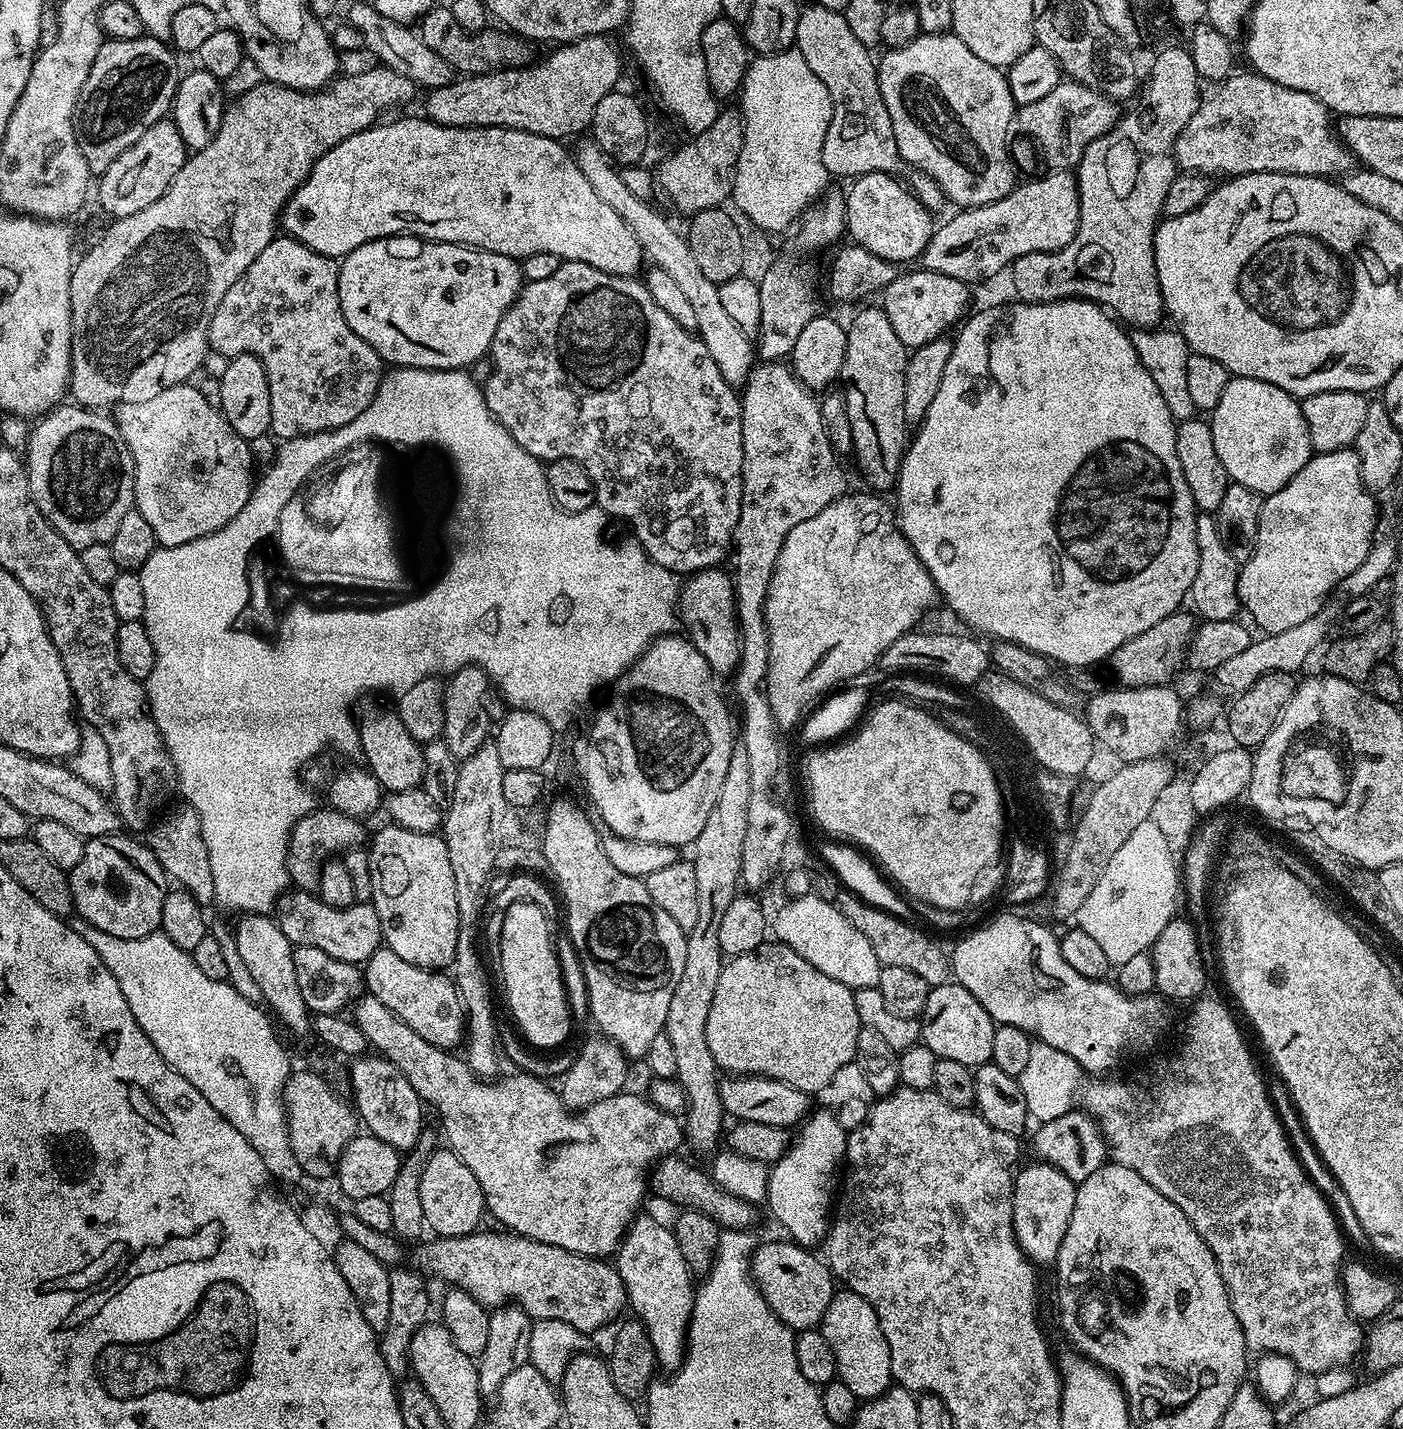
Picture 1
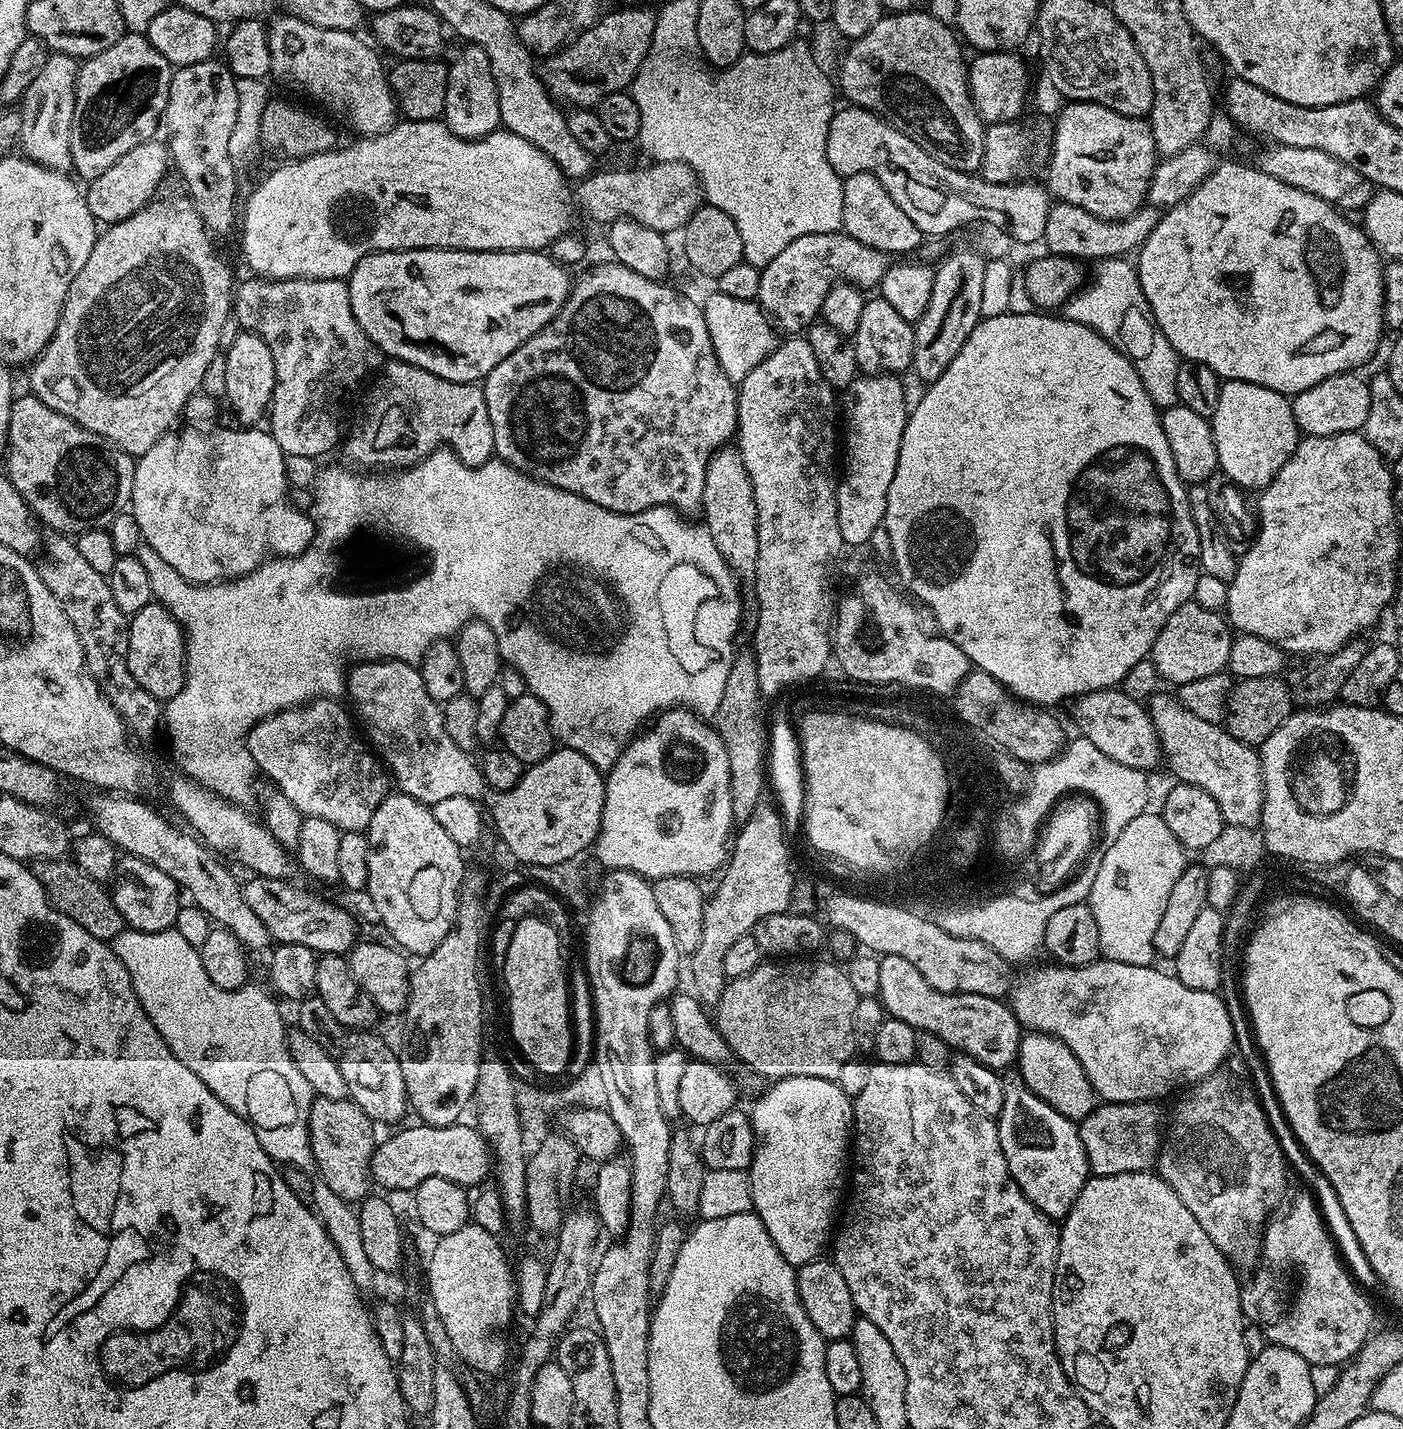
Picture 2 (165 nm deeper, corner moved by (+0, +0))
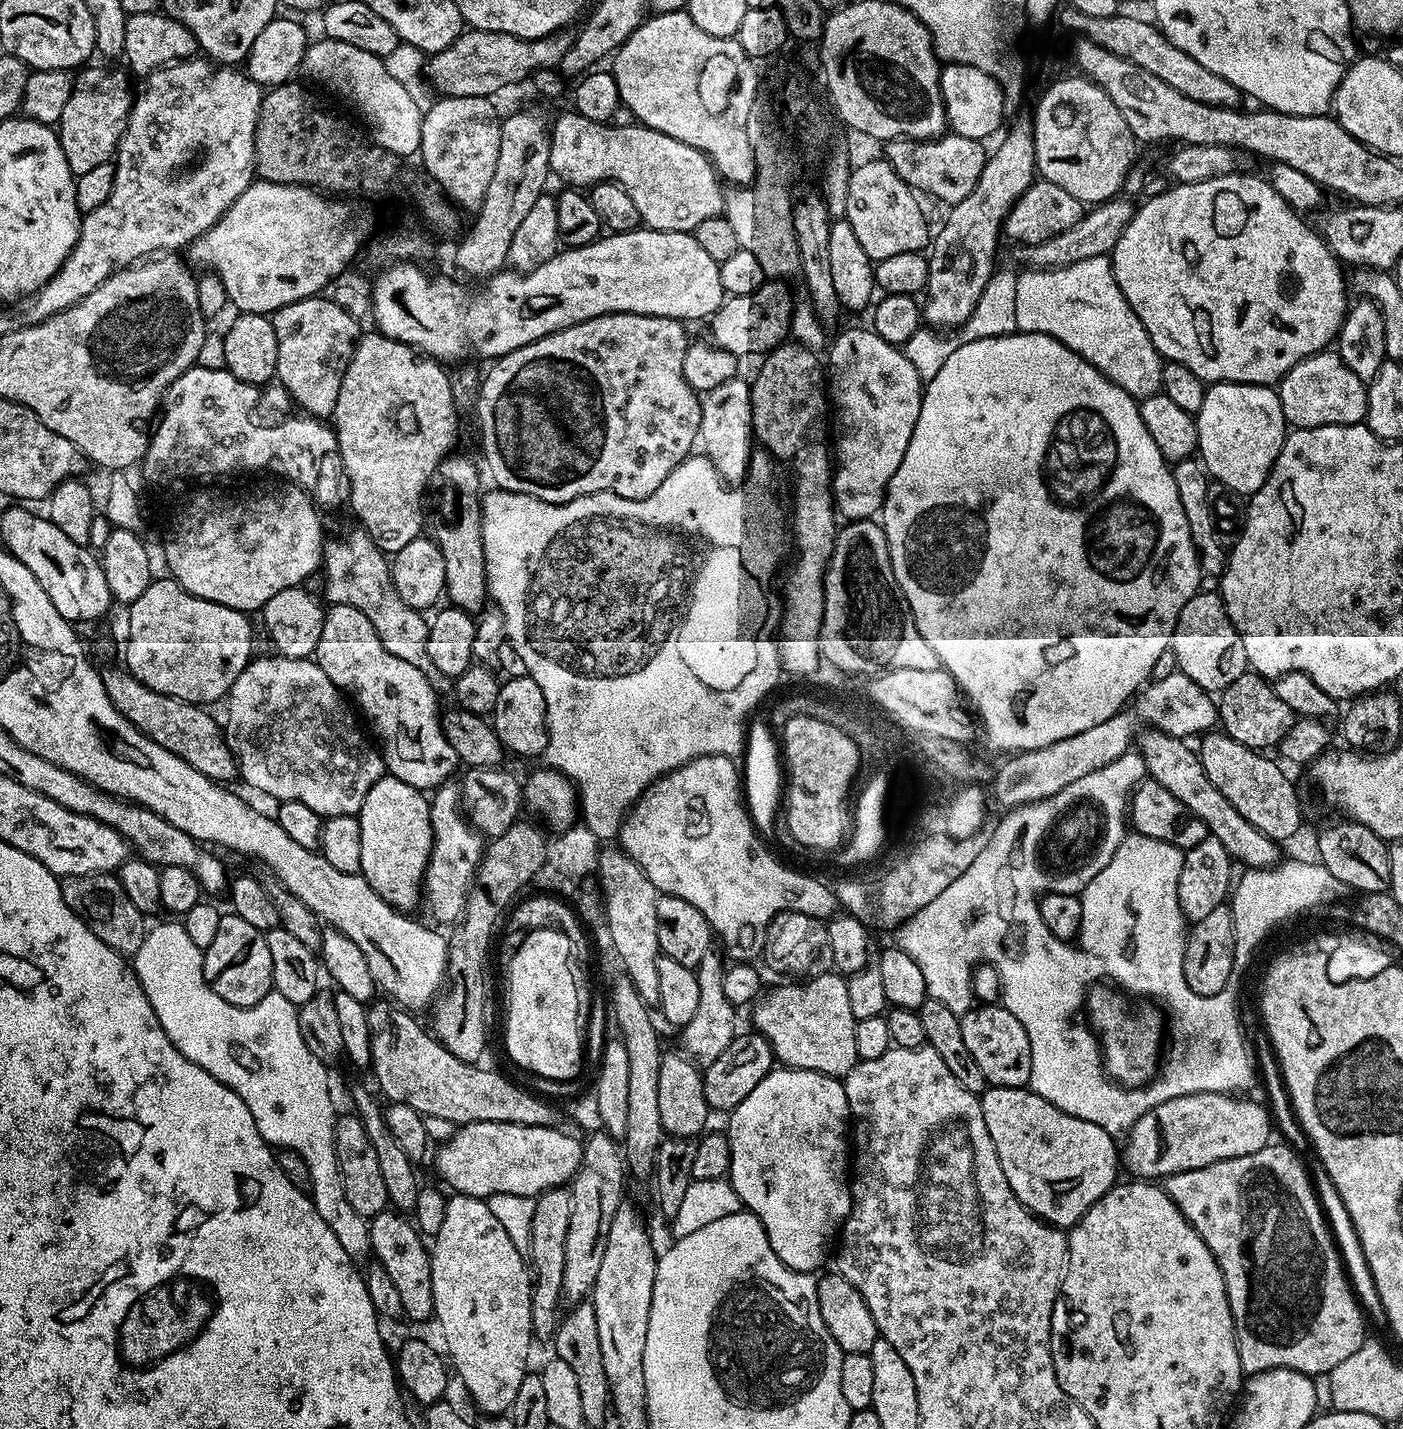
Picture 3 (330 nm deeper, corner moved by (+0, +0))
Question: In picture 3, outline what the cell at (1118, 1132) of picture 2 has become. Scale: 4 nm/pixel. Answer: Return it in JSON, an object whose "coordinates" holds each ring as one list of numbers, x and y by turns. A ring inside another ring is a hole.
{"coordinates":[[1199,1092,1170,1098,1170,1102,1154,1106,1154,1110,1142,1114,1123,1137,1123,1167,1125,1164,1133,1177,1152,1182,1262,1150,1274,1136,1274,1121,1269,1109,1261,1101,1260,1105,1256,1100,1236,1098,1227,1092]]}

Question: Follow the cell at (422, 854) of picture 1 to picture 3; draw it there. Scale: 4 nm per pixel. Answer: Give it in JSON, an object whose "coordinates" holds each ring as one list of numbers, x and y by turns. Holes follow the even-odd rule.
{"coordinates":[[386,774,374,786,370,786,370,794,366,794,366,802,362,802,359,810,362,826,361,844,362,858,359,875,374,886,374,890,391,908,405,914,411,913,416,903,421,903,424,887,424,871,428,868,428,859,432,853,432,823,429,797,414,786,399,781,398,778]]}

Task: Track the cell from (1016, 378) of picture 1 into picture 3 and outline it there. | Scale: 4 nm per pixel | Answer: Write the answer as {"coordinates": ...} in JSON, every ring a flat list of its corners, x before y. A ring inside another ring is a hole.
{"coordinates":[[1019,330,1008,336,988,337,981,340,963,341,950,358,942,365,933,380,923,385,920,397,920,409,918,410,918,422,914,426,914,434,910,434,910,446,906,446,906,454,902,454,902,463,898,470,894,470,894,478,890,478,888,493,884,495,884,506,878,513,879,523,884,526,886,542,890,550,890,562,894,566,894,578,906,598,906,602,912,611,914,622,930,642,930,650,934,650,939,667,952,675,957,688,966,697,967,703,974,709,975,715,984,723,984,740,996,752,1003,754,1015,754,1029,752,1030,750,1042,750,1042,746,1050,746,1054,742,1062,742,1062,738,1074,738,1074,734,1082,734,1093,726,1106,722,1106,718,1114,718,1121,710,1149,683,1152,671,1156,663,1169,651,1172,642,1172,631,1178,622,1178,614,1182,614,1182,606,1190,602,1196,593,1201,591,1202,573,1200,563,1196,557,1196,547,1190,534,1190,522,1186,522,1186,510,1182,510,1182,501,1178,499,1178,486,1174,486,1173,465,1165,460,1162,450,1150,438,1150,430,1146,430,1146,422,1142,422,1140,405,1136,397,1126,394,1122,386,1118,386,1106,378,1086,358,1082,358,1074,350,1062,346,1058,338,1050,338,1046,334,1034,334,1033,332,1021,332]]}

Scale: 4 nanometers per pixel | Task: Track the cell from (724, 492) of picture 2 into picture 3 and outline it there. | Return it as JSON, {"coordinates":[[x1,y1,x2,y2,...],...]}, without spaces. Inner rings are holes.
{"coordinates":[[733,378,722,382,722,386,714,386,714,390,703,393,700,402,702,422,698,437,699,447,729,486,739,485,747,477,754,451,752,390,747,379,740,379]]}

